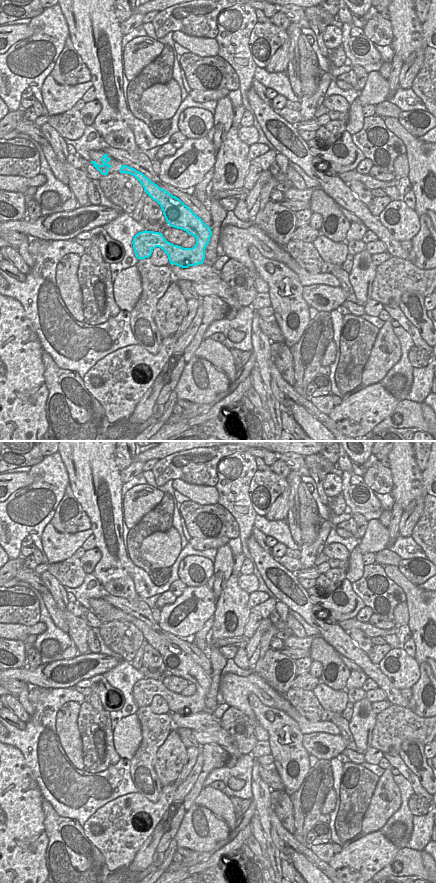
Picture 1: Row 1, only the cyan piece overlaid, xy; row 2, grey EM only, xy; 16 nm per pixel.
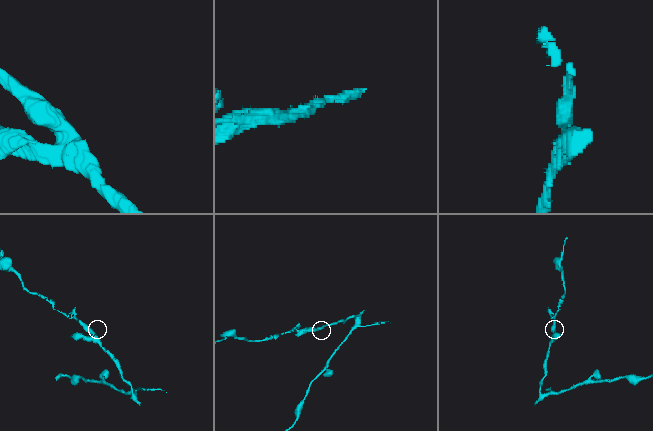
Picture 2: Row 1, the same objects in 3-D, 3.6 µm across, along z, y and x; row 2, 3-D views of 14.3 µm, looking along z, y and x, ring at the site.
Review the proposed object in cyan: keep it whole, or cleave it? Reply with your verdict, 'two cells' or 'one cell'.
one cell

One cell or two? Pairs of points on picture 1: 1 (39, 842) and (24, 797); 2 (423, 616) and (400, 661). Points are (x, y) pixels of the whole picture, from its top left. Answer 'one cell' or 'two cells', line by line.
1: one cell
2: two cells

